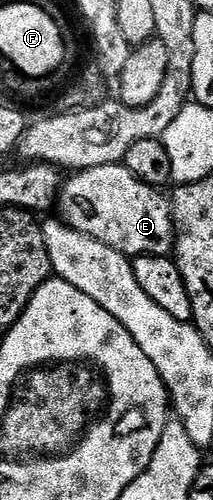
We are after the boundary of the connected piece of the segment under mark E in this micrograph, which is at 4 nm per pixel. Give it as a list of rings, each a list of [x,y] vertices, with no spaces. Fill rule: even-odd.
[[[119,163],[78,171],[71,178],[63,184],[58,200],[59,214],[69,227],[129,257],[173,254],[178,238],[176,222],[172,220],[172,205],[163,190],[138,181],[130,169]]]

